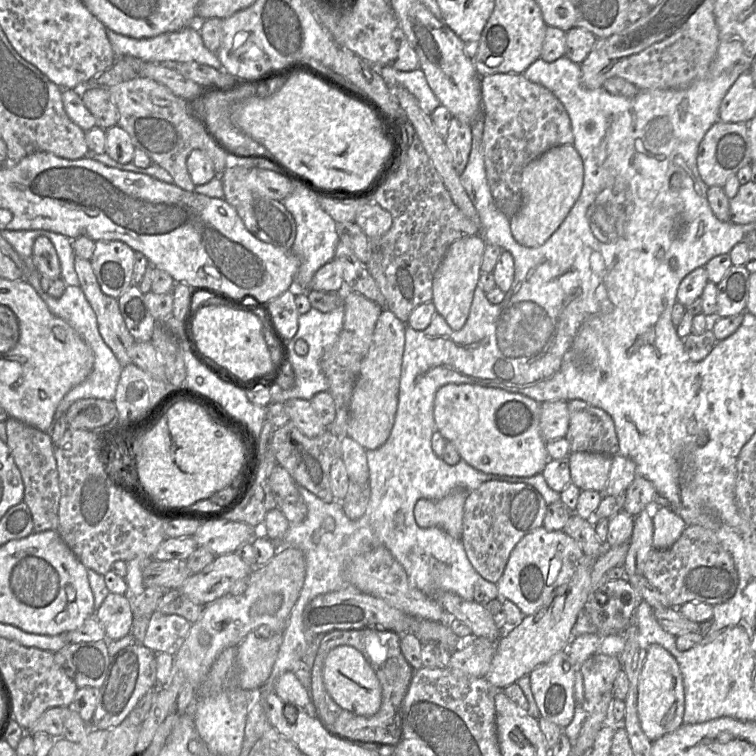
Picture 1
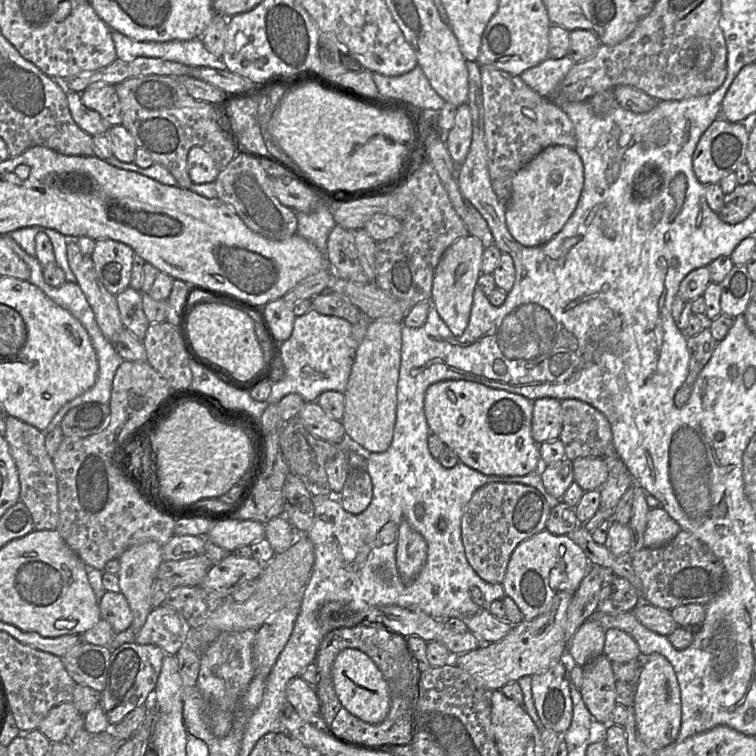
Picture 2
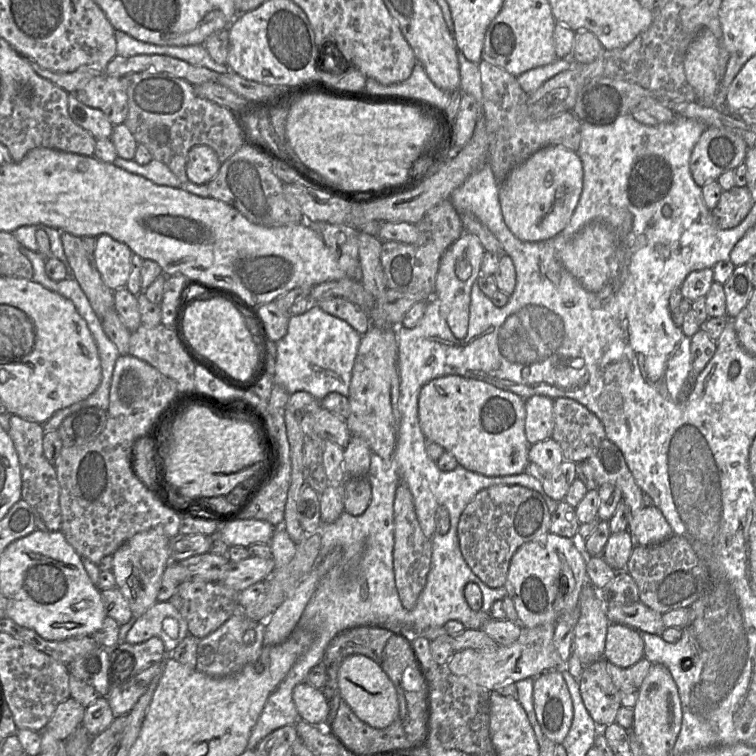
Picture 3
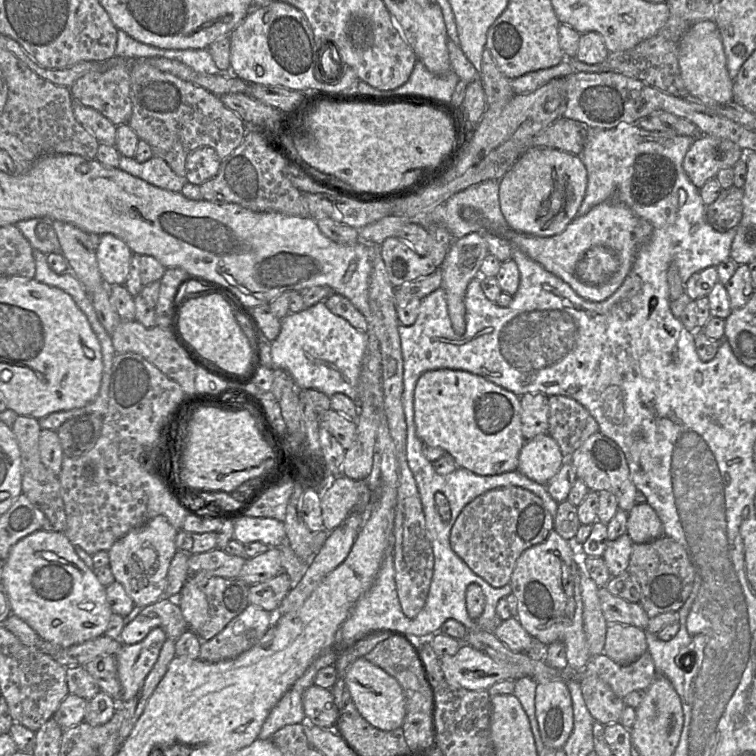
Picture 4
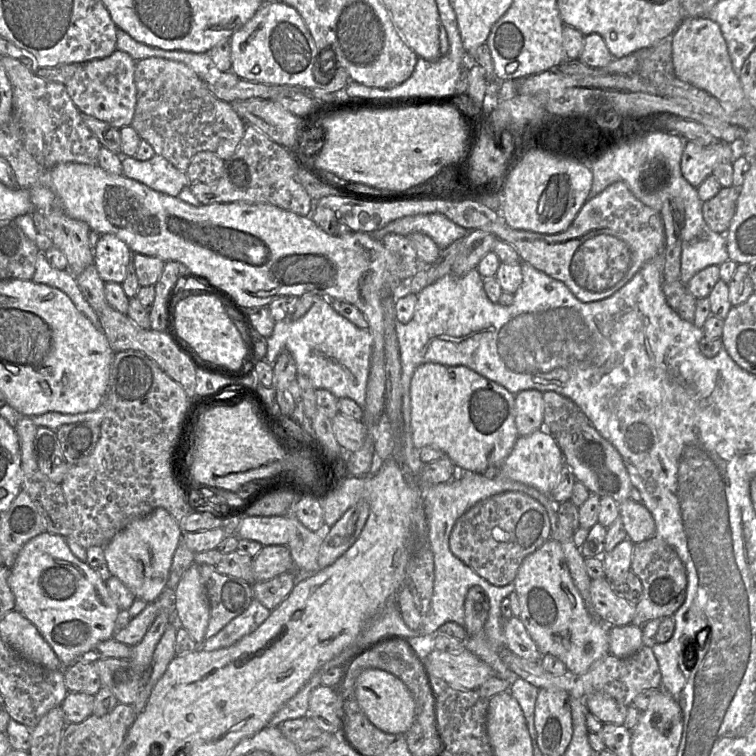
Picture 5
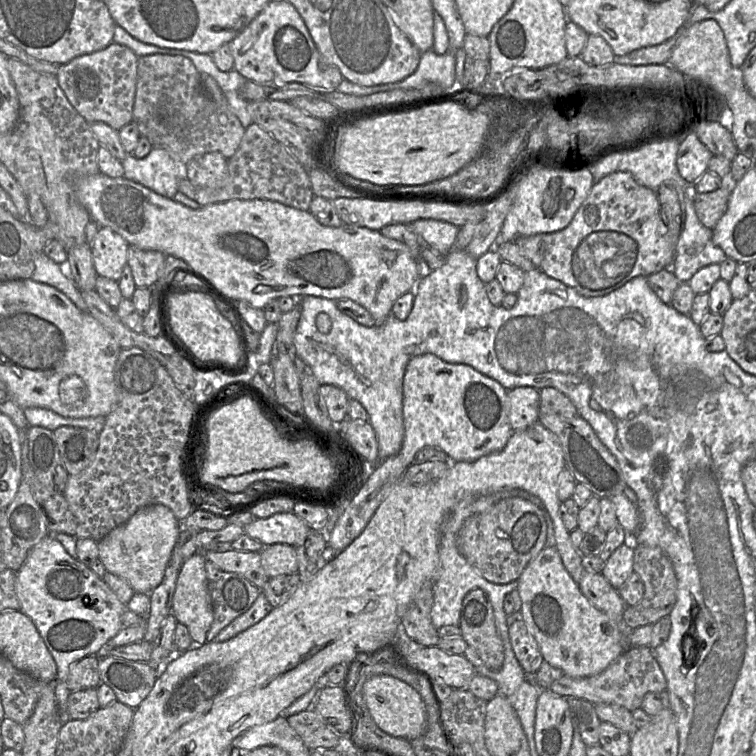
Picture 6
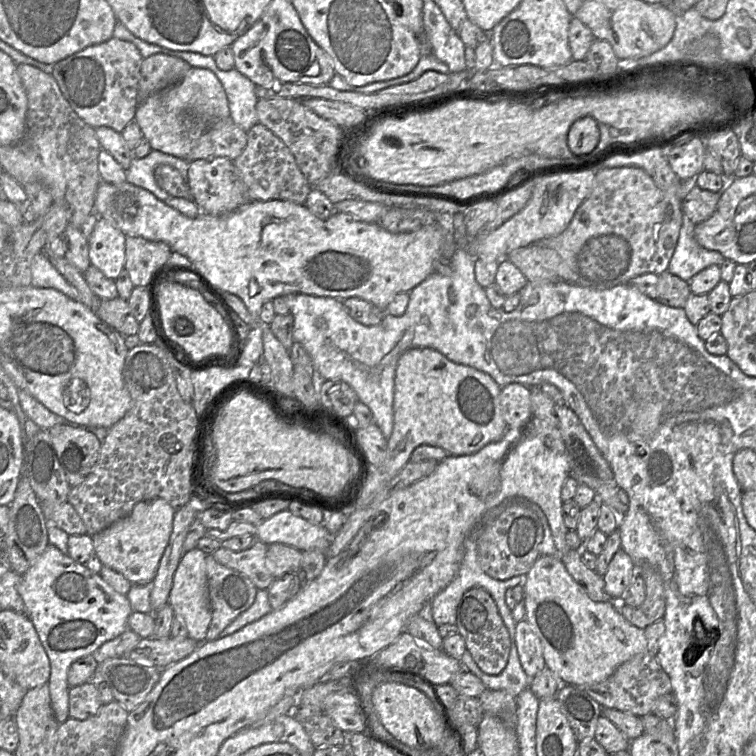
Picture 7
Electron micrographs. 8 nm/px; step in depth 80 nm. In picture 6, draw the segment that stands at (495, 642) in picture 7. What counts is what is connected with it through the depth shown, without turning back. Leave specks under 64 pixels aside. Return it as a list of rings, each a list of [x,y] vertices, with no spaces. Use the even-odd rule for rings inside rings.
[[[482,589],[469,591],[462,602],[459,627],[468,646],[475,649],[487,668],[497,671],[504,662],[492,605]]]

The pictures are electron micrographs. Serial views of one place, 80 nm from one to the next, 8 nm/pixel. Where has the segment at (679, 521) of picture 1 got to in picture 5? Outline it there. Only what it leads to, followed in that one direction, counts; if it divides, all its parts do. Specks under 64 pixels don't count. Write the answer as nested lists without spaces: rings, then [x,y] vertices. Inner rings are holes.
[[[626,499],[619,504],[621,518],[627,538],[634,544],[647,540],[655,535],[655,521],[650,511],[642,504]]]

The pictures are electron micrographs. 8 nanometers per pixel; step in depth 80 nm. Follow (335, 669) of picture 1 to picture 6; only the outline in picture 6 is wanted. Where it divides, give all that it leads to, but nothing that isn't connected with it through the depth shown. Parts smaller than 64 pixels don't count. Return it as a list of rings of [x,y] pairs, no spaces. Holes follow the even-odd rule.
[[[373,675],[363,684],[362,694],[377,726],[389,735],[413,740],[426,728],[426,708],[420,694],[410,685],[389,675]]]

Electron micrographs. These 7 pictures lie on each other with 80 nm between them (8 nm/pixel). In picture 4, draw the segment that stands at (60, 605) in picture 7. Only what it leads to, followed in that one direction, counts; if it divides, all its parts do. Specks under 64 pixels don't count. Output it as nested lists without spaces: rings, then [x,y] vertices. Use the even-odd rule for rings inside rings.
[[[40,529],[24,537],[12,546],[1,567],[11,614],[25,621],[41,639],[61,647],[70,647],[104,635],[112,615],[105,587],[98,581],[94,570],[78,557],[75,546],[64,532]]]

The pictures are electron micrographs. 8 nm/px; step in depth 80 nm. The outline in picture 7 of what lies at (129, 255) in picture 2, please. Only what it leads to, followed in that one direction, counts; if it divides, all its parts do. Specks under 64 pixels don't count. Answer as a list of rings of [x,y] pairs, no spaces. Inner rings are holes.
[[[99,217],[88,237],[90,263],[107,278],[117,279],[125,267],[126,235],[110,220]]]

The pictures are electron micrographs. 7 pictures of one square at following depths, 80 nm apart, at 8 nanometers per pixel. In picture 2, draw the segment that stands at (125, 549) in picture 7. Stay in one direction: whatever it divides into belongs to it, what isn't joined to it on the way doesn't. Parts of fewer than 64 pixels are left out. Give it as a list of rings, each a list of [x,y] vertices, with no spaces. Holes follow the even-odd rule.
[[[154,541],[132,546],[118,561],[119,588],[131,610],[131,626],[136,634],[152,609],[151,589],[163,561],[162,546]]]

